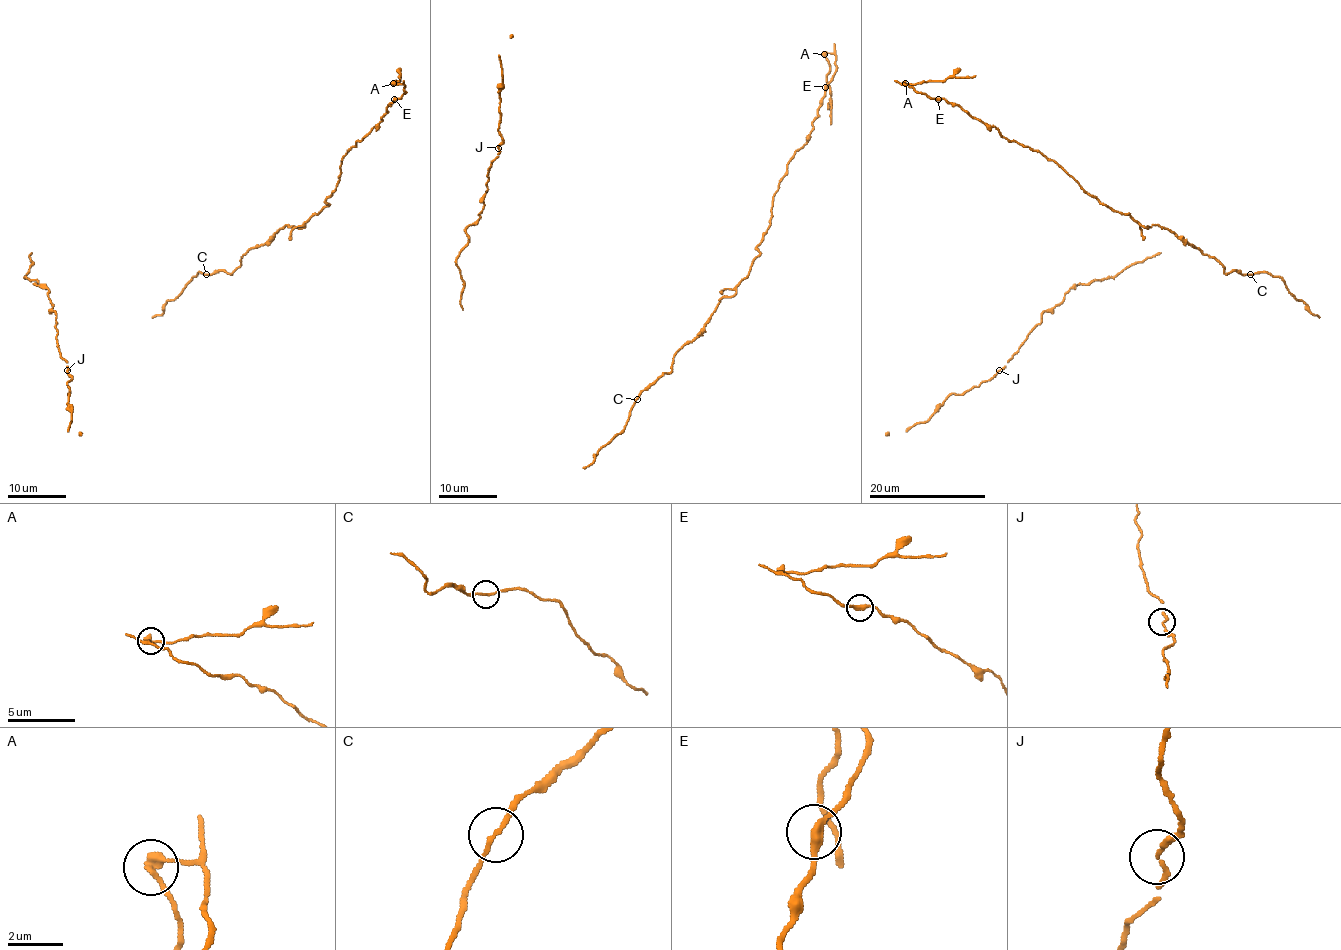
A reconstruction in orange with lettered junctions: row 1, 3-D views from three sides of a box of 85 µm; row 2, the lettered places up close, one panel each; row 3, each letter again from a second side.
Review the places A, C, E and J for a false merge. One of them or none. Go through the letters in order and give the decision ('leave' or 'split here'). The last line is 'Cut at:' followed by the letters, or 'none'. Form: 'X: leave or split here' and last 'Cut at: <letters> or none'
A: split here
C: leave
E: leave
J: leave
Cut at: A

